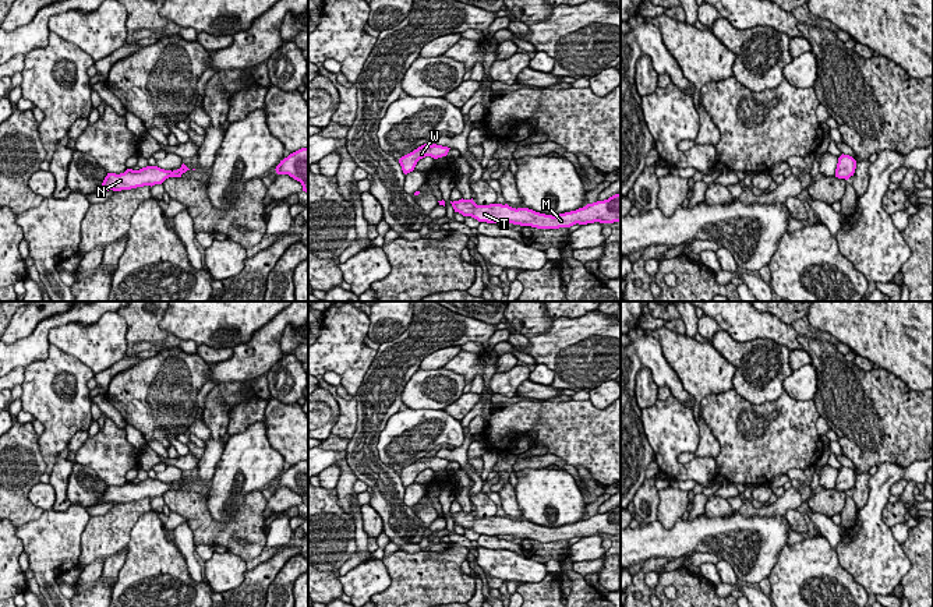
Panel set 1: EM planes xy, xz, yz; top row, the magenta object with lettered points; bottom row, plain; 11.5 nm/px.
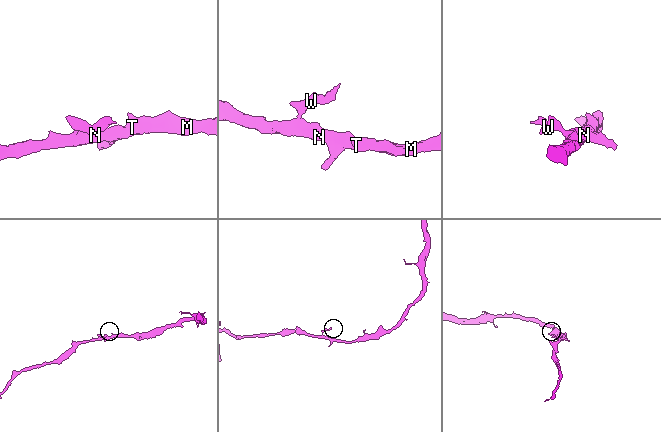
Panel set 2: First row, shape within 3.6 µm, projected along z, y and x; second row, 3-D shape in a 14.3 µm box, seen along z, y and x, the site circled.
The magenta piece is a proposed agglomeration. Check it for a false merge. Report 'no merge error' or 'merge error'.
no merge error

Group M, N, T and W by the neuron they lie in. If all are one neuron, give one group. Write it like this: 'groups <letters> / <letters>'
groups M N T W

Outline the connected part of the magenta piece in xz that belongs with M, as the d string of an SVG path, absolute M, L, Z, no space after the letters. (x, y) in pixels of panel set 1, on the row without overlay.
M615 507L604 514L597 514L587 516L576 523L559 526L559 527L545 527L536 525L529 520L512 520L508 516L490 516L477 518L471 512L450 514L455 525L463 529L471 529L478 534L499 536L509 534L520 539L531 539L537 541L559 541L570 540L576 536L614 536L621 534L621 507Z

